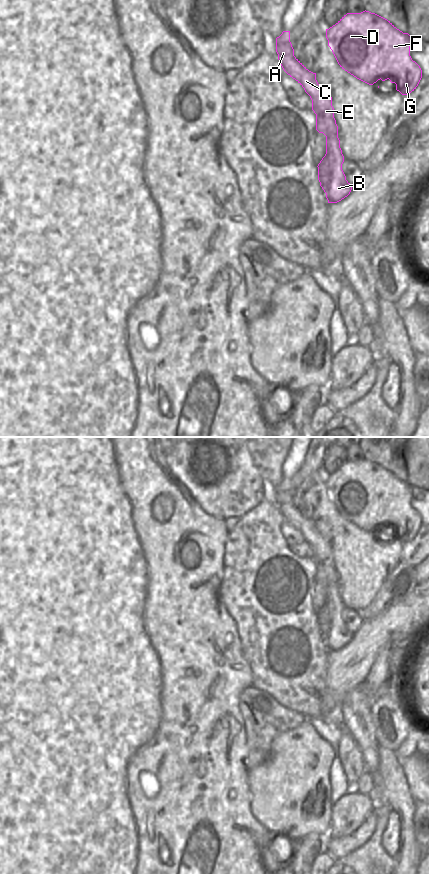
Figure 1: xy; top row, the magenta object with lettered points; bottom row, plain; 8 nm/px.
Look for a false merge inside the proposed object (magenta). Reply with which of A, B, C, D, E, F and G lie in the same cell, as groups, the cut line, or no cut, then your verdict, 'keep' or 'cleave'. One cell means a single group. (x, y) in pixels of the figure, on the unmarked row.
A B C E / D F G; cut in xy along (326, 600), (331, 612), (331, 627), (325, 640); cleave

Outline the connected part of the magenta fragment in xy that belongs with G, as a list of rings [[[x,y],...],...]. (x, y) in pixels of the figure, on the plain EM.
[[[366,458],[347,461],[335,473],[326,477],[326,486],[340,515],[369,533],[380,527],[389,527],[396,532],[397,539],[407,543],[416,537],[422,526],[420,514],[410,504],[412,485],[375,461]]]

